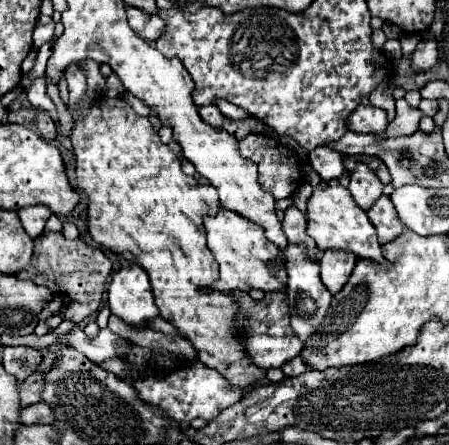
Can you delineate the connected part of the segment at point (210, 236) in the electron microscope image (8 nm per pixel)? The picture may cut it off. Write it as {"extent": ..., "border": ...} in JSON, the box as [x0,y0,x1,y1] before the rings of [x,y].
{"extent":[205,209,285,293],"border":[[[219,209],[215,217],[205,219],[205,229],[207,229],[207,245],[211,253],[215,255],[219,263],[219,271],[221,271],[221,277],[213,283],[215,291],[221,291],[221,293],[245,291],[247,293],[251,289],[261,289],[269,293],[269,291],[285,289],[285,283],[279,283],[275,271],[269,271],[271,261],[275,261],[281,255],[281,251],[265,237],[265,231],[257,223],[233,211]]]}

